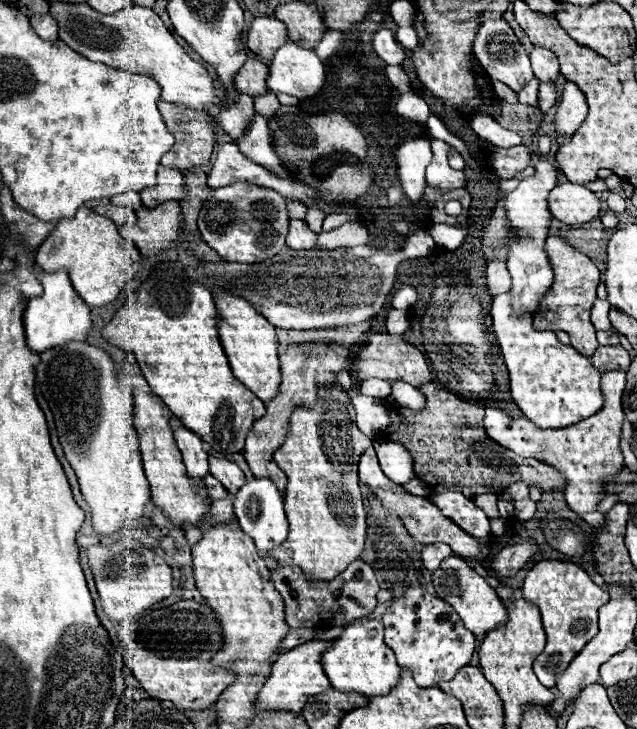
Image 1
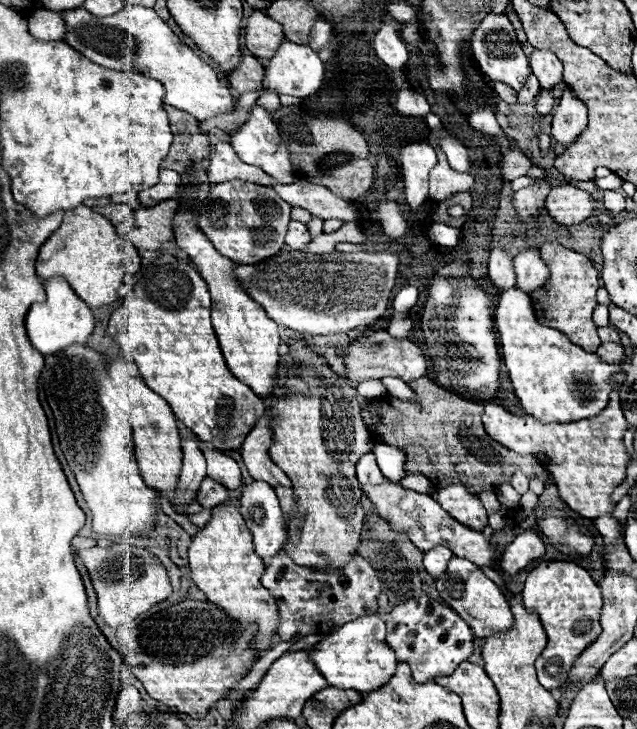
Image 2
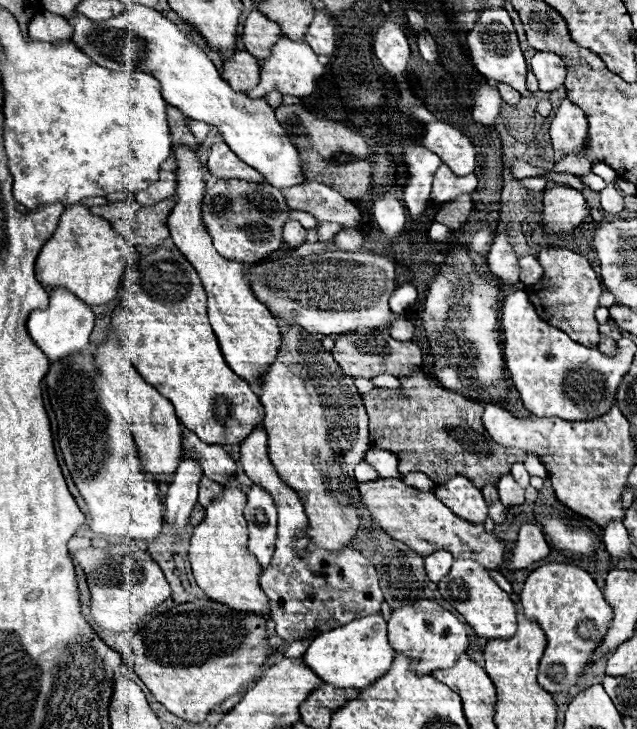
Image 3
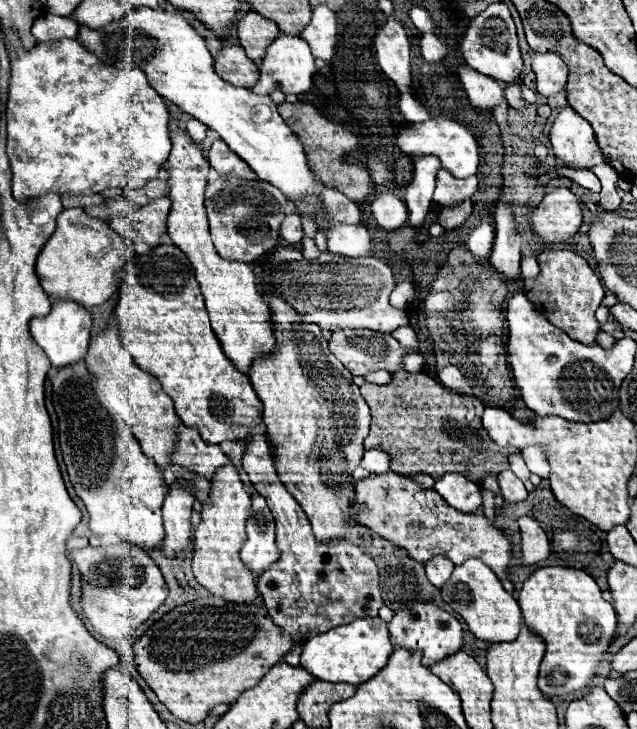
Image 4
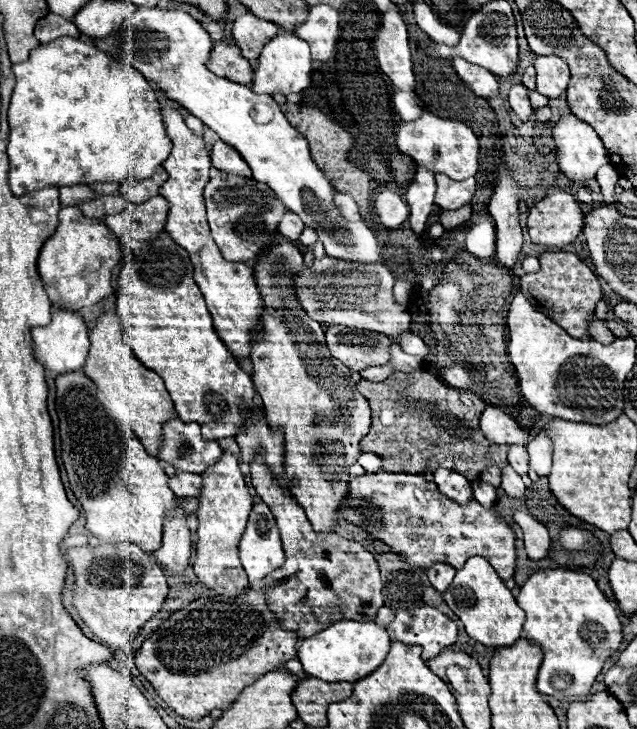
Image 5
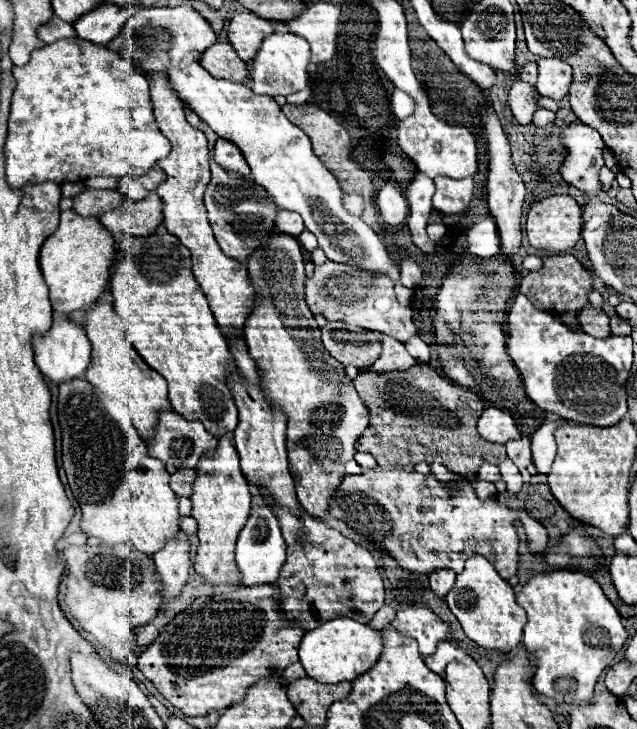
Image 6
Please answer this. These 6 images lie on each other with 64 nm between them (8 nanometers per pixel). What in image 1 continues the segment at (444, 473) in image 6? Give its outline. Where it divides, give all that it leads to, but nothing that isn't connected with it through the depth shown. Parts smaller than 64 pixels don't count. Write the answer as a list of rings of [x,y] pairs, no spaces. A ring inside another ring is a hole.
[[[444,492],[434,494],[430,498],[444,516],[450,516],[454,524],[458,524],[464,532],[470,532],[470,536],[478,536],[482,540],[490,540],[490,520],[486,514],[474,504],[474,500],[466,498],[462,492]]]

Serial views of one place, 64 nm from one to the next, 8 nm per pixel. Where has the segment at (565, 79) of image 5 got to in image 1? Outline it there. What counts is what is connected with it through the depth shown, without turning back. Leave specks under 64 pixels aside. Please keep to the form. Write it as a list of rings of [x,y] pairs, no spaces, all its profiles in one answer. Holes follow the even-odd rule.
[[[536,46],[536,48],[530,52],[530,60],[532,60],[534,76],[536,76],[538,80],[542,80],[542,82],[556,80],[556,76],[560,74],[558,60],[556,60],[554,52],[550,52],[548,48],[540,48],[540,46]]]

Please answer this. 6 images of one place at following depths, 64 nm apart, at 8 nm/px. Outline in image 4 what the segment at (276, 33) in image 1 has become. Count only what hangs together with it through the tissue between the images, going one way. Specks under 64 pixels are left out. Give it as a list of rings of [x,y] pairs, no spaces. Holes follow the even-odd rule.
[[[248,12],[240,24],[238,24],[238,38],[242,48],[246,50],[248,58],[258,60],[266,54],[266,48],[270,46],[270,40],[276,40],[280,36],[280,30],[276,22],[266,20],[258,12]]]

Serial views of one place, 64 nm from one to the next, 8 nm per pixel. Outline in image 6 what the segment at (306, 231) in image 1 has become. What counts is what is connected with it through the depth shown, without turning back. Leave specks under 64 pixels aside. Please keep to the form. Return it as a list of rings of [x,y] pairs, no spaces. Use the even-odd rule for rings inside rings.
[[[280,210],[278,218],[276,218],[276,228],[284,234],[290,234],[290,236],[298,236],[302,230],[304,230],[304,222],[302,218],[296,214],[296,212],[290,212],[290,210]]]

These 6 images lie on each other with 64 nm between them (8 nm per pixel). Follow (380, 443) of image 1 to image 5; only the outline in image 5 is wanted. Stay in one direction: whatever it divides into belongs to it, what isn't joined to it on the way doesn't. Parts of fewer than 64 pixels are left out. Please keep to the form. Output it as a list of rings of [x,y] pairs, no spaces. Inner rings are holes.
[[[362,452],[360,458],[358,458],[358,464],[366,470],[366,472],[378,472],[382,470],[382,460],[378,454],[372,454],[372,452]]]

